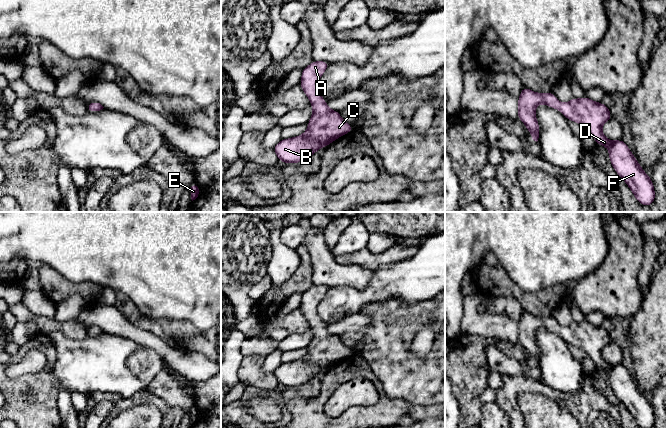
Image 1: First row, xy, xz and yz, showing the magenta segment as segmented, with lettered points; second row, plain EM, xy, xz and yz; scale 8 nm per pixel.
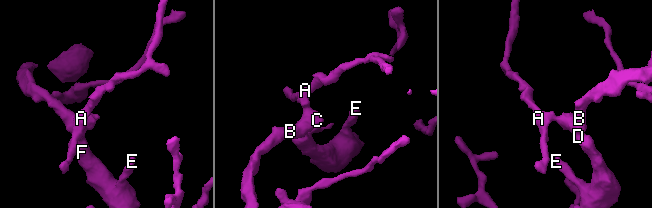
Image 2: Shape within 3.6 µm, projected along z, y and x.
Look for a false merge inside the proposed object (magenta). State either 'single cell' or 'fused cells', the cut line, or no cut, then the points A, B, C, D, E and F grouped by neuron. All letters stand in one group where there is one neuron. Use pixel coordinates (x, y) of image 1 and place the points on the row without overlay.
single cell | no cut | A B C D E F

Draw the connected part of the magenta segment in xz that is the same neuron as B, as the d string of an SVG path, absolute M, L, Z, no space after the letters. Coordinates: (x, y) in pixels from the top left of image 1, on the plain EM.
M313 285L302 294L300 309L311 326L313 338L308 345L307 354L302 359L282 363L273 371L273 375L276 377L278 384L285 388L301 387L308 381L313 380L318 373L328 370L337 362L353 355L351 348L341 342L340 336L334 335L327 330L326 325L318 314L318 304L324 298L328 290L329 287L327 285Z

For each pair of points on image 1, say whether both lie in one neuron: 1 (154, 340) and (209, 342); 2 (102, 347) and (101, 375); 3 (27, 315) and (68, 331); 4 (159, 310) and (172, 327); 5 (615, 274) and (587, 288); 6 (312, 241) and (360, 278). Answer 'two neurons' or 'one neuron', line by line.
1: two neurons
2: one neuron
3: one neuron
4: two neurons
5: one neuron
6: one neuron

